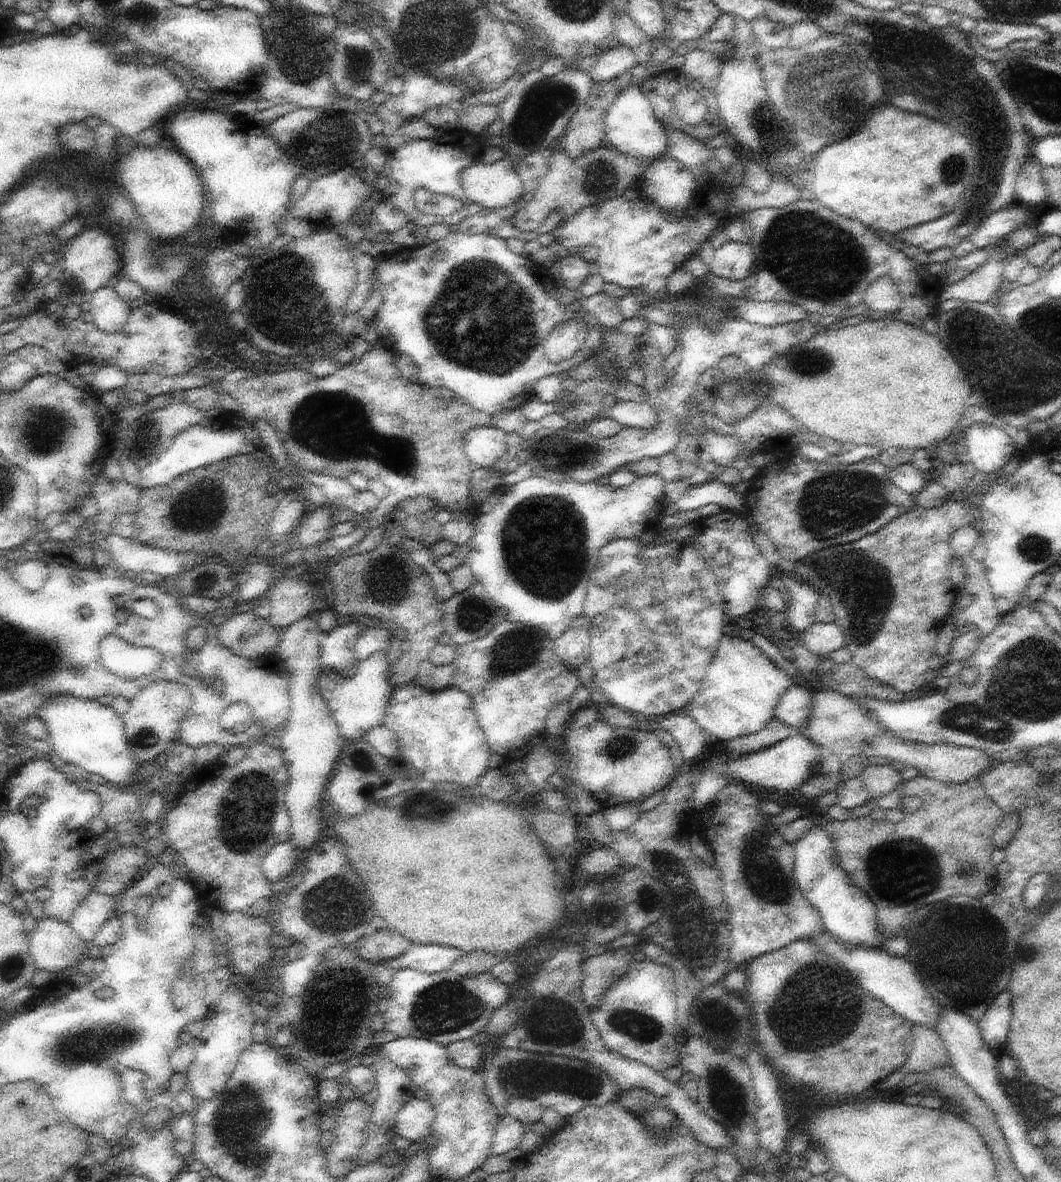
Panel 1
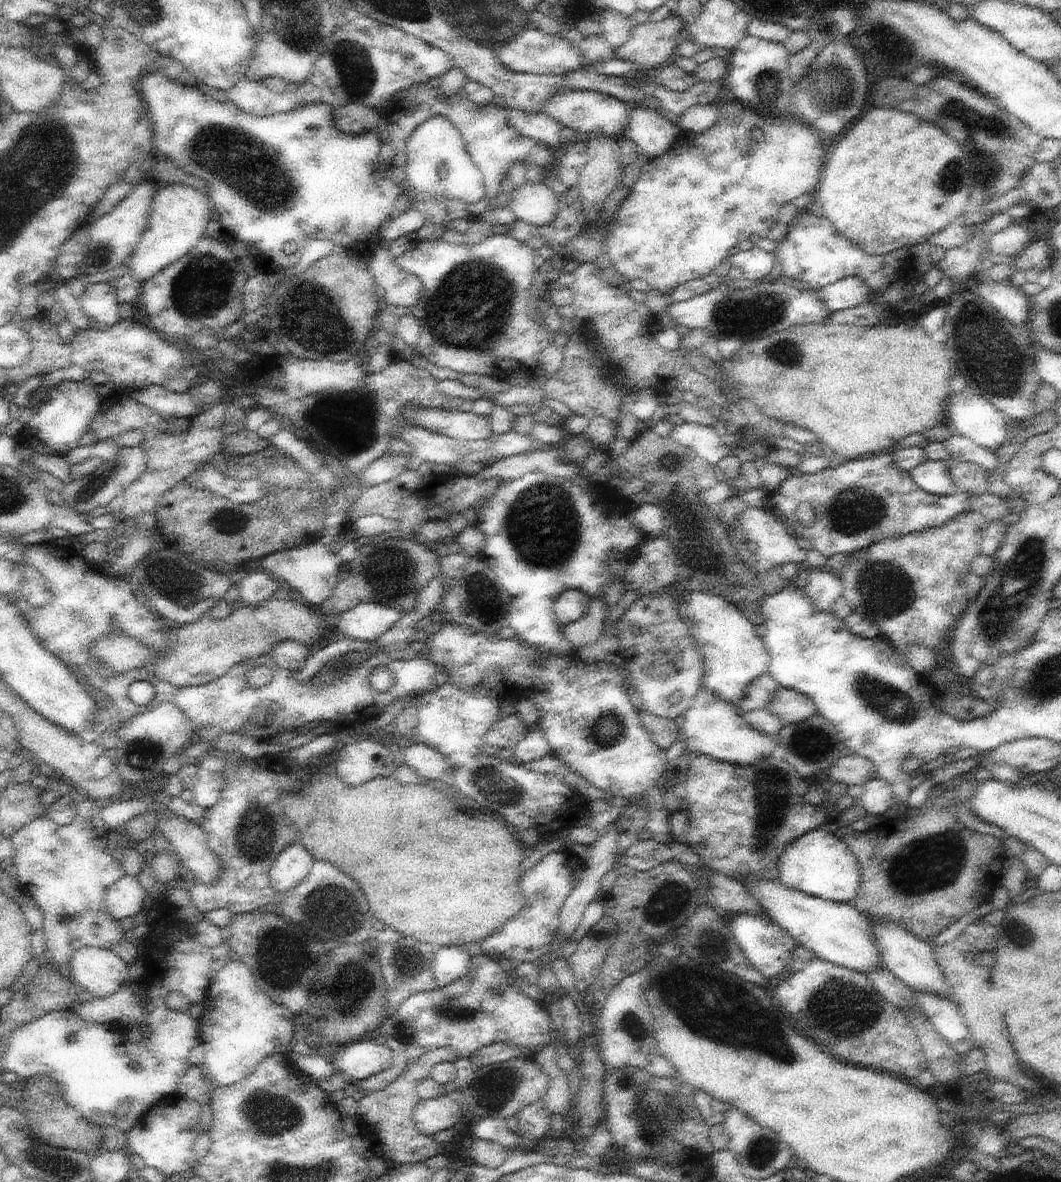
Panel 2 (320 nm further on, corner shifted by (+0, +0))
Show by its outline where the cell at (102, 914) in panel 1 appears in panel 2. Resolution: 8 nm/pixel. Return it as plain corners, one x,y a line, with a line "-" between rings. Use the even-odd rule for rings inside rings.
124,875
110,886
106,893
107,909
116,920
134,918
146,908
147,892
133,875

